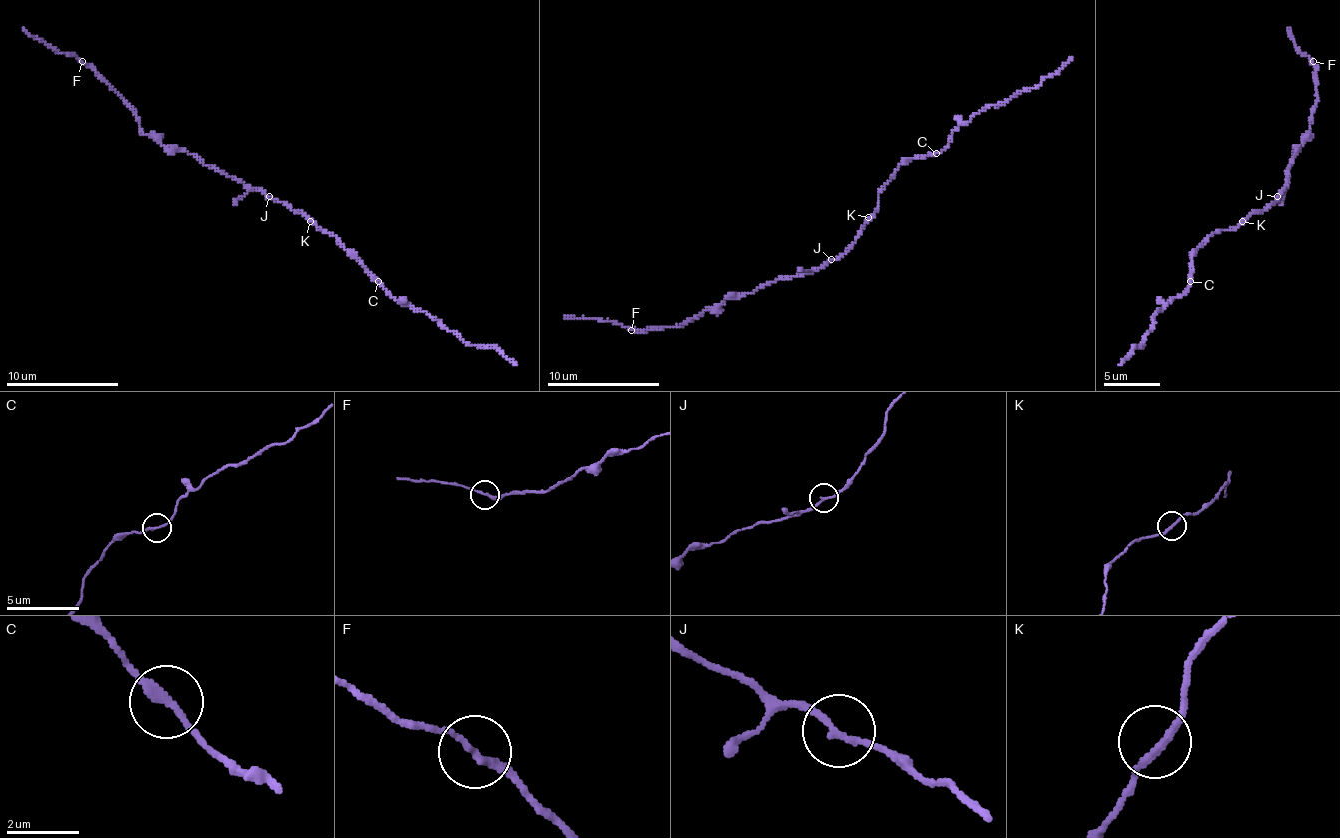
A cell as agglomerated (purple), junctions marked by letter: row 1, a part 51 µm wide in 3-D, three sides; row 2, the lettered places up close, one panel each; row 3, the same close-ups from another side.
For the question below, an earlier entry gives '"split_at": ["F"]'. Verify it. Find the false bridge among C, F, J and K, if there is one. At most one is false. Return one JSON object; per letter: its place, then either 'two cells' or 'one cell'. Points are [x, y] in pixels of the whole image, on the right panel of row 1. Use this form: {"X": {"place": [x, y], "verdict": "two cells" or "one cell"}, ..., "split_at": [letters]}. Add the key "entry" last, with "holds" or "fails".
{"C": {"place": [1190, 281], "verdict": "one cell"}, "F": {"place": [1313, 61], "verdict": "one cell"}, "J": {"place": [1277, 196], "verdict": "one cell"}, "K": {"place": [1242, 221], "verdict": "one cell"}, "split_at": [], "entry": "fails"}

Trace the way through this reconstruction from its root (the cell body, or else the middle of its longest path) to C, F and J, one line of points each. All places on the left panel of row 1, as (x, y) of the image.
C: (284, 205), (299, 210), (321, 230), (330, 233), (377, 280)
F: (284, 205), (256, 188), (203, 165), (184, 151), (168, 151), (139, 129), (136, 112), (82, 61)
J: (284, 205), (269, 196)

